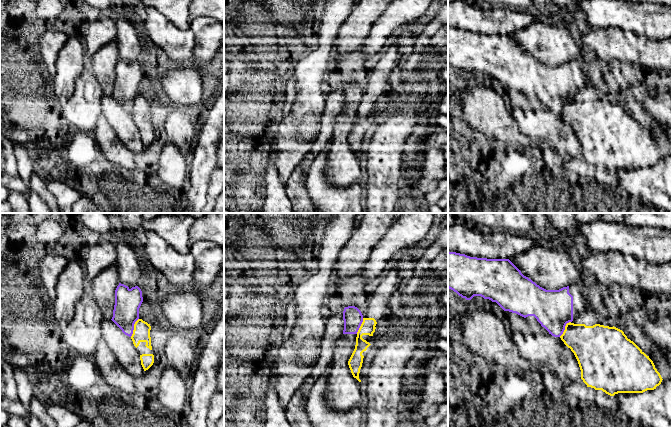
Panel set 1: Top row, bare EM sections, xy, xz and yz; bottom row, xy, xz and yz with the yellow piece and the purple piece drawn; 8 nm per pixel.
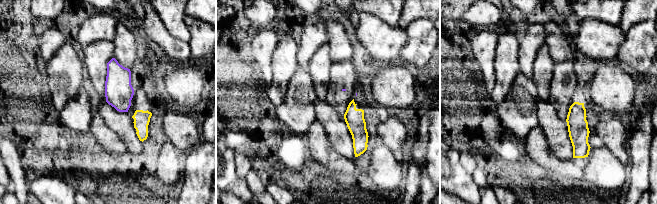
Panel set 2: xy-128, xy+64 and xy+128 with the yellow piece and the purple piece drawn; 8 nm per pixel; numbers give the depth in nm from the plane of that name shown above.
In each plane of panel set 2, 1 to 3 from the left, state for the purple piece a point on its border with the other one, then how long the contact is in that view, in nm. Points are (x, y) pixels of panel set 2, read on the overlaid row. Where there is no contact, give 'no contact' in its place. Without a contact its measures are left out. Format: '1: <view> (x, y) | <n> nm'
1: no contact
2: no contact
3: no contact

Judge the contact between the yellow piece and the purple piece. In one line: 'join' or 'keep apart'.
keep apart

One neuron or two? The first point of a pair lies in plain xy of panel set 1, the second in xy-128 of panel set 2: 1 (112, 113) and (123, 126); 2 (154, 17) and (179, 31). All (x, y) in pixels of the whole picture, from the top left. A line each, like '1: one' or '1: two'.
1: one
2: two

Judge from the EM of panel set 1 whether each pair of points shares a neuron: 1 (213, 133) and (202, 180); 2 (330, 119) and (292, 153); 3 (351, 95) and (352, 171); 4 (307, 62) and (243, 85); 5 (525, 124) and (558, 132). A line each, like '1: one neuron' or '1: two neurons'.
1: one neuron
2: two neurons
3: one neuron
4: one neuron
5: one neuron

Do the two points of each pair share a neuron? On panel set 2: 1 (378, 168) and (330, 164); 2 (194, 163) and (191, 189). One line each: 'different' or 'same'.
1: different
2: same

